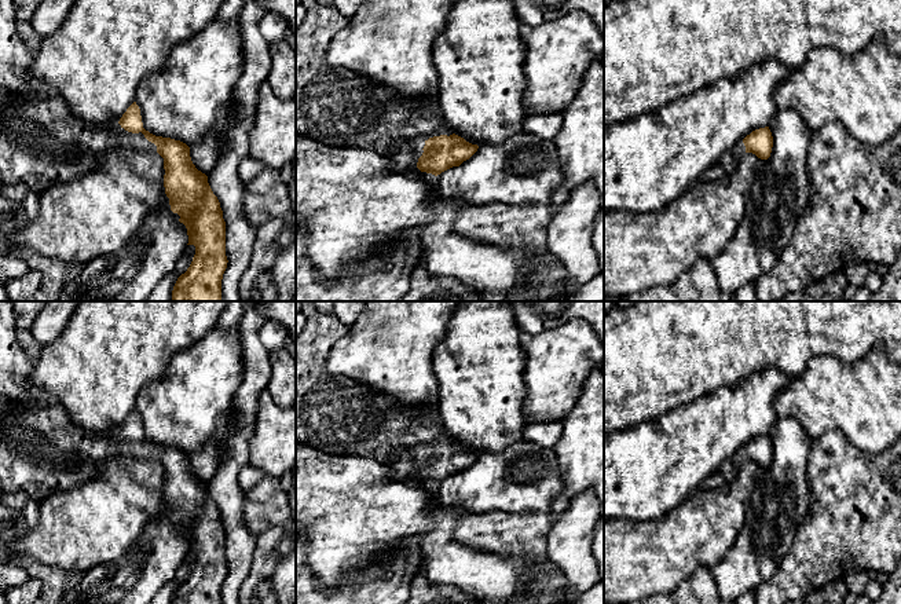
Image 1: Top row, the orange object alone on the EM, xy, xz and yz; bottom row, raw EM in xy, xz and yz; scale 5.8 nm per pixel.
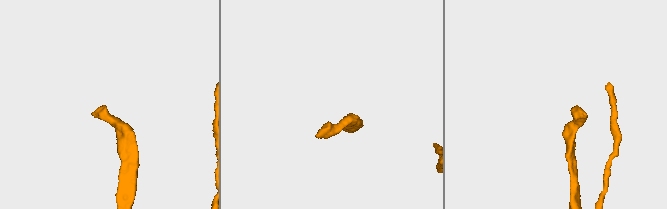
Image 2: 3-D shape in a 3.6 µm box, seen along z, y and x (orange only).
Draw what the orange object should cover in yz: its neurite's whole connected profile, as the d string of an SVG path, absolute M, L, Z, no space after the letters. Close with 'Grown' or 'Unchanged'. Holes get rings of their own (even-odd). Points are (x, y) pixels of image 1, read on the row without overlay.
M769 435L759 436L737 450L737 453L721 466L719 472L725 482L730 482L746 461L752 461L761 468L768 468L772 455L773 444Z. Grown

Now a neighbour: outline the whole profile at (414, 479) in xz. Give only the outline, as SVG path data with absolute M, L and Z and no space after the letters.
M424 458L420 461L420 464L411 471L409 483L414 486L420 486L422 488L426 488L429 493L436 494L436 484L432 482L421 480L417 476L418 466L422 464Z

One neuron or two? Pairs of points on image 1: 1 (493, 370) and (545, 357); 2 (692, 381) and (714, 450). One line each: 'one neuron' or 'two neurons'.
1: two neurons
2: two neurons

